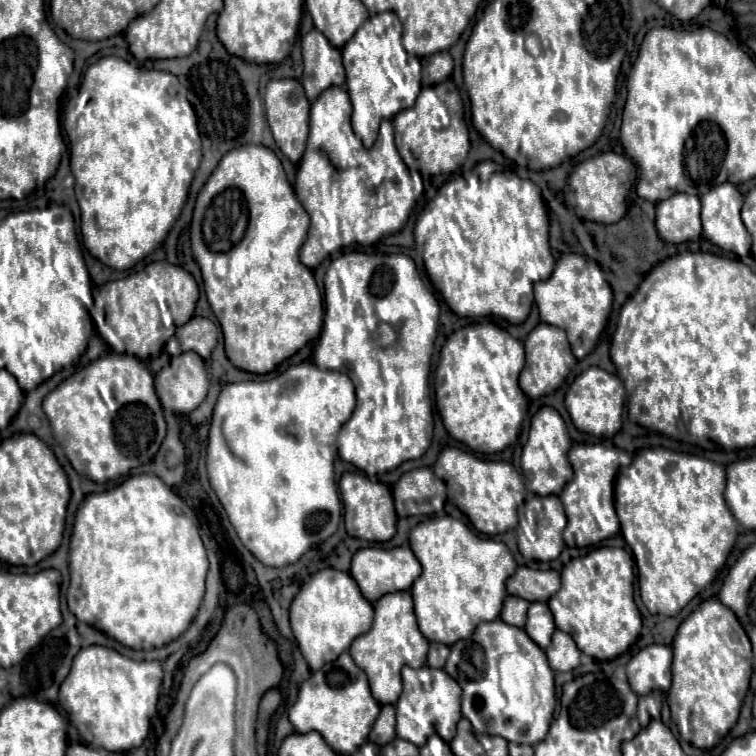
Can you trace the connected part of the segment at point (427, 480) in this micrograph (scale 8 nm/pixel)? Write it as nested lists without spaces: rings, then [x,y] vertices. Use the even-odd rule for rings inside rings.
[[[417,468],[399,478],[393,486],[393,500],[399,518],[443,514],[446,487],[431,468]]]

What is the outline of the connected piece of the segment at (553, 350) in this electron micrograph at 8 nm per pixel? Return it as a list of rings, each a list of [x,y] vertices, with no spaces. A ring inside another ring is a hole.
[[[545,322],[537,324],[529,332],[529,336],[525,340],[525,354],[527,354],[527,362],[525,362],[525,368],[521,370],[519,386],[529,398],[539,398],[539,396],[555,392],[565,382],[569,370],[577,364],[571,348],[569,348],[565,330],[551,326],[551,324],[545,324]]]

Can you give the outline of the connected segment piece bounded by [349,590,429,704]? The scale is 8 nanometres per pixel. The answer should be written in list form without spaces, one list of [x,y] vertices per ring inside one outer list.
[[[405,590],[405,592],[393,592],[389,596],[381,596],[381,600],[377,600],[375,620],[371,630],[367,634],[361,634],[357,640],[353,640],[349,654],[353,656],[355,664],[367,674],[373,698],[379,700],[379,704],[395,704],[397,696],[401,694],[401,668],[425,666],[427,648],[429,642],[421,634],[413,614],[411,592]]]

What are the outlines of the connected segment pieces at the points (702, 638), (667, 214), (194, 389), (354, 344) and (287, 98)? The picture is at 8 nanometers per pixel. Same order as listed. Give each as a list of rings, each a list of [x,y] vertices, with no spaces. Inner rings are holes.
[[[717,598],[705,600],[699,604],[695,612],[691,612],[679,626],[677,636],[672,642],[672,684],[669,689],[669,708],[671,720],[677,724],[679,734],[685,742],[693,744],[695,748],[713,748],[719,738],[723,738],[737,722],[741,702],[749,690],[751,678],[751,642],[741,628],[737,616],[729,608],[725,608]]]
[[[673,194],[657,204],[657,232],[671,244],[695,240],[701,234],[701,204],[697,196]]]
[[[185,352],[157,374],[157,396],[165,410],[191,414],[205,398],[209,378],[203,358],[195,352]]]
[[[345,252],[339,258],[335,258],[325,274],[325,322],[323,322],[323,330],[319,336],[319,342],[315,346],[313,352],[313,362],[317,368],[321,370],[339,370],[349,374],[349,378],[355,384],[357,390],[357,406],[351,414],[351,418],[343,424],[339,436],[337,436],[337,454],[341,460],[357,466],[359,470],[363,470],[367,476],[375,476],[375,474],[385,474],[395,470],[401,462],[405,460],[413,460],[425,454],[425,450],[431,444],[431,436],[433,436],[433,414],[431,414],[431,398],[429,398],[429,372],[431,372],[431,354],[433,354],[433,340],[437,335],[439,319],[439,301],[433,290],[426,286],[426,282],[415,268],[415,262],[405,256],[405,254],[365,254],[365,252]],[[407,318],[411,318],[411,324],[406,326]]]
[[[293,78],[271,80],[265,88],[265,110],[267,110],[269,128],[273,132],[277,146],[293,164],[297,164],[303,156],[305,140],[309,132],[309,100],[301,88],[301,82]]]

